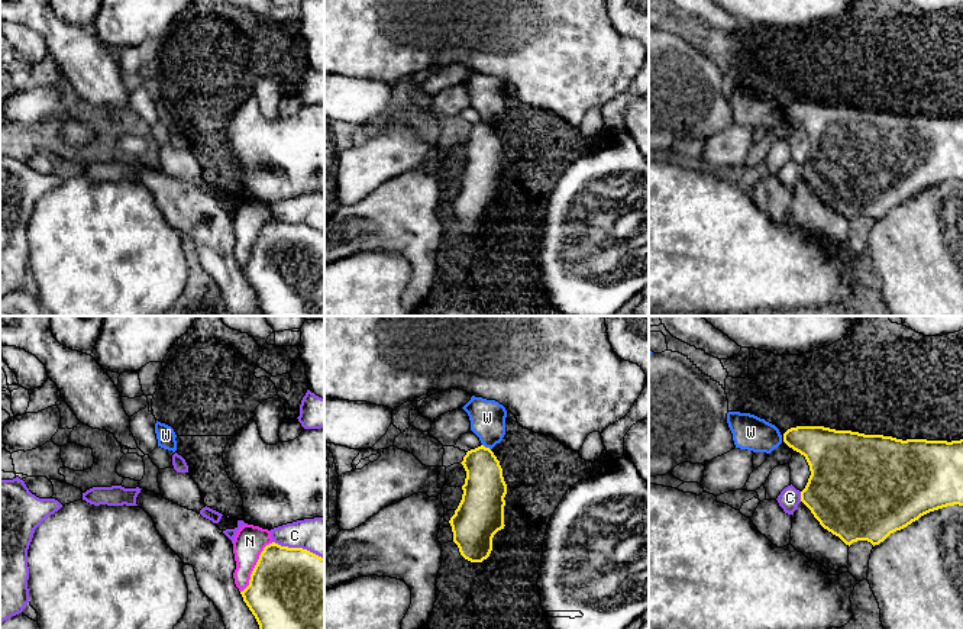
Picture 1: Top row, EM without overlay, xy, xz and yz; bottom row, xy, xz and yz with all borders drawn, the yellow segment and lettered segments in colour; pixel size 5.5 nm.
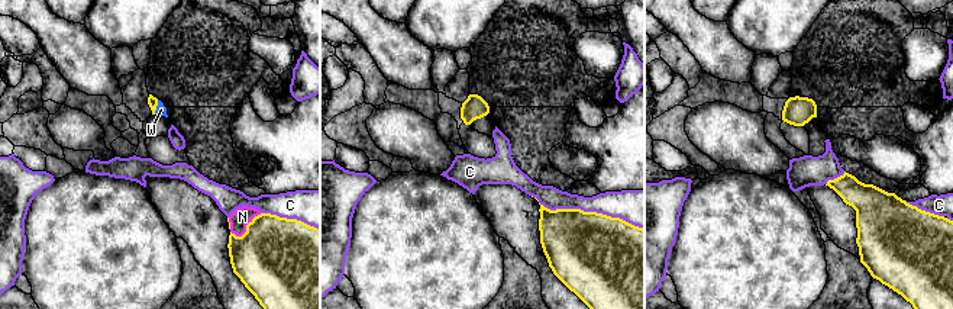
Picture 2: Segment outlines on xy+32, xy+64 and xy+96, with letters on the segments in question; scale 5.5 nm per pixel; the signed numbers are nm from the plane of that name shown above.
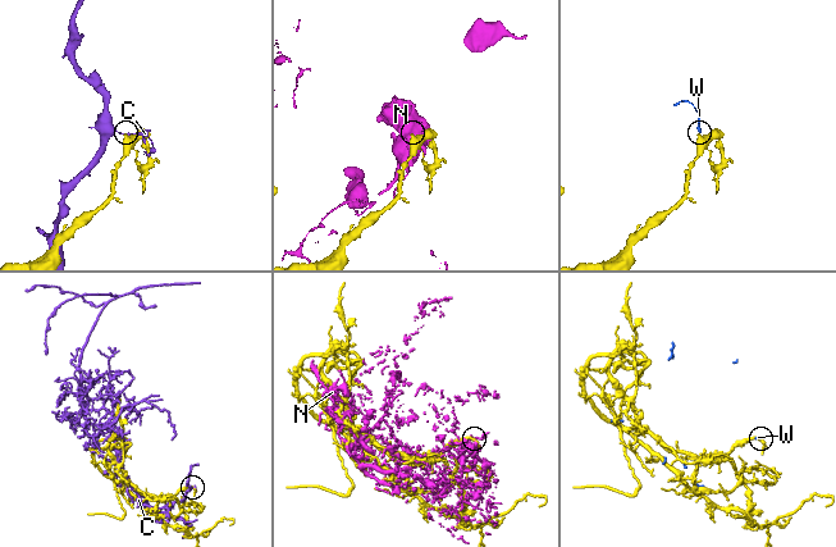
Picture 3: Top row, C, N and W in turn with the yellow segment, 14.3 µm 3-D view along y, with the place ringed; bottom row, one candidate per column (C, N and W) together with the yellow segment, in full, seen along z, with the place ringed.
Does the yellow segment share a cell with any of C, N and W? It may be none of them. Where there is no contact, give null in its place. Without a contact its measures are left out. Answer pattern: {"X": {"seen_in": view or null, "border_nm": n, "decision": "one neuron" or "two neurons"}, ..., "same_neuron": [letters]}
{"C": {"seen_in": "xy", "border_nm": 300, "decision": "two neurons"}, "N": {"seen_in": "xy", "border_nm": 340, "decision": "two neurons"}, "W": {"seen_in": "xz", "border_nm": 60, "decision": "two neurons"}, "same_neuron": []}

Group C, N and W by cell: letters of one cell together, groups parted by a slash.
C / N / W

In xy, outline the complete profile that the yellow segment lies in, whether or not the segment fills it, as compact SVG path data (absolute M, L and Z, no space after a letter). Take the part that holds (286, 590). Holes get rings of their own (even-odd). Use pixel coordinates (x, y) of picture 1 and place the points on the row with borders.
M272 542L240 594L259 629L324 629L324 558Z

